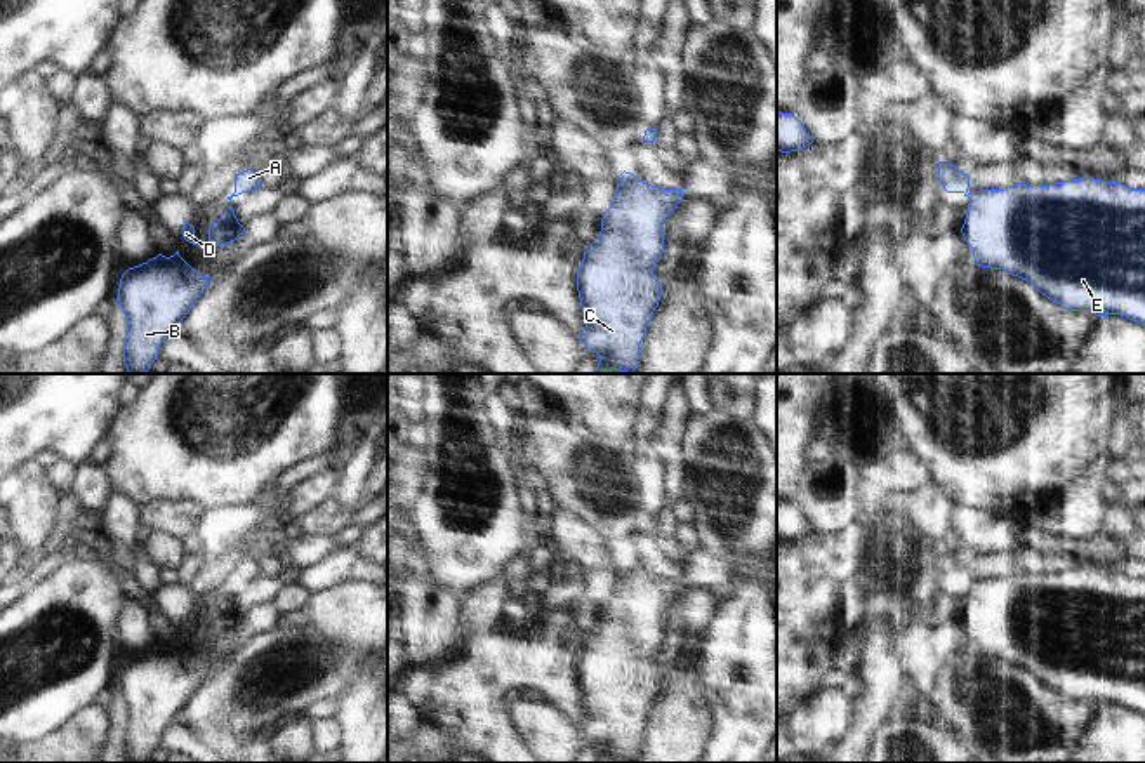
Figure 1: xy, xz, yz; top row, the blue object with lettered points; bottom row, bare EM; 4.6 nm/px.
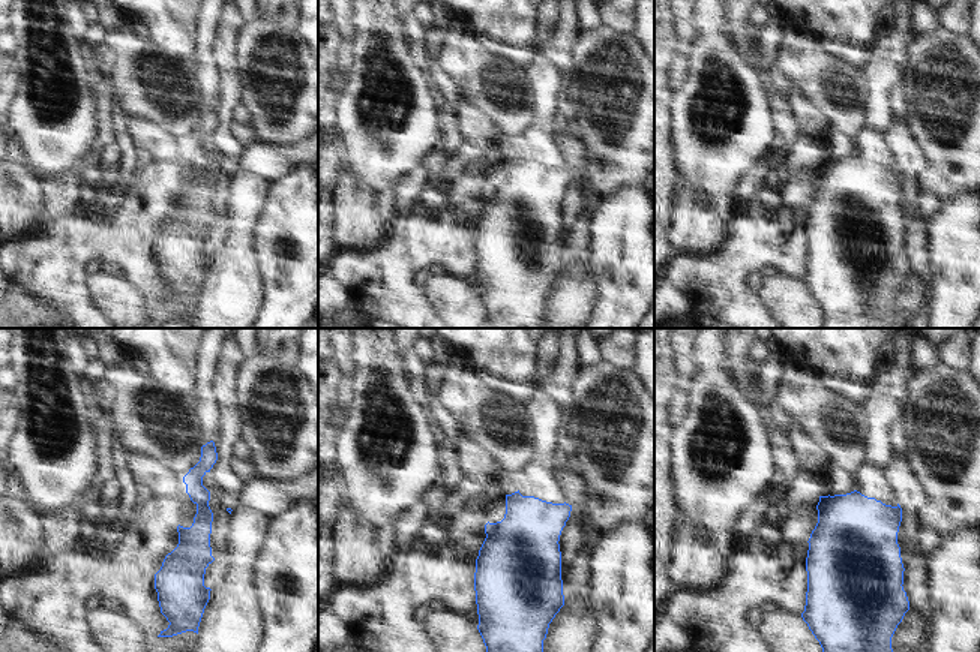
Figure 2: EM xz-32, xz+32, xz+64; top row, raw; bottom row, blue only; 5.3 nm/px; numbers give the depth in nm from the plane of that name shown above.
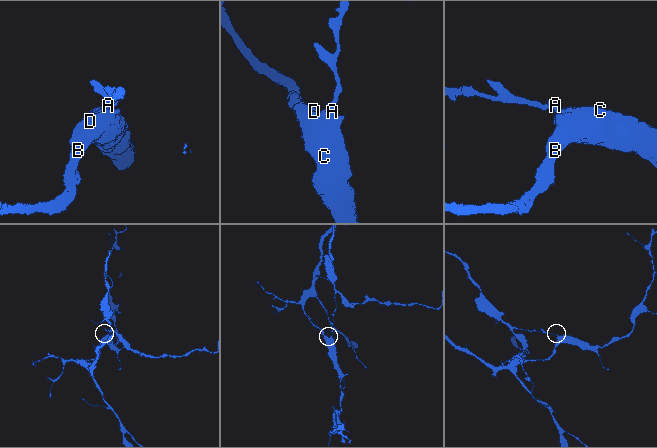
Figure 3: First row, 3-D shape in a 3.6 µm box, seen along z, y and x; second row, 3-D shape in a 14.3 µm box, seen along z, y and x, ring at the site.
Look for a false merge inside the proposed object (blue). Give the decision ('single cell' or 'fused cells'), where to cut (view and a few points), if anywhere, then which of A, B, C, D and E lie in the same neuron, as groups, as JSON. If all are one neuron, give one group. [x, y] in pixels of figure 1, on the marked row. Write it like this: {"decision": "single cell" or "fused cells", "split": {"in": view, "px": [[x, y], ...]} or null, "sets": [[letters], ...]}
{"decision": "fused cells", "split": {"in": "xz", "px": [[626, 172], [638, 181]]}, "sets": [["A"], ["B", "C", "D", "E"]]}

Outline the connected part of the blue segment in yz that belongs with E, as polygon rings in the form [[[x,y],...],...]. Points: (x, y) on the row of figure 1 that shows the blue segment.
[[[1081,177],[964,196],[971,202],[961,233],[975,264],[1027,280],[1067,311],[1121,315],[1145,325],[1145,189]]]

